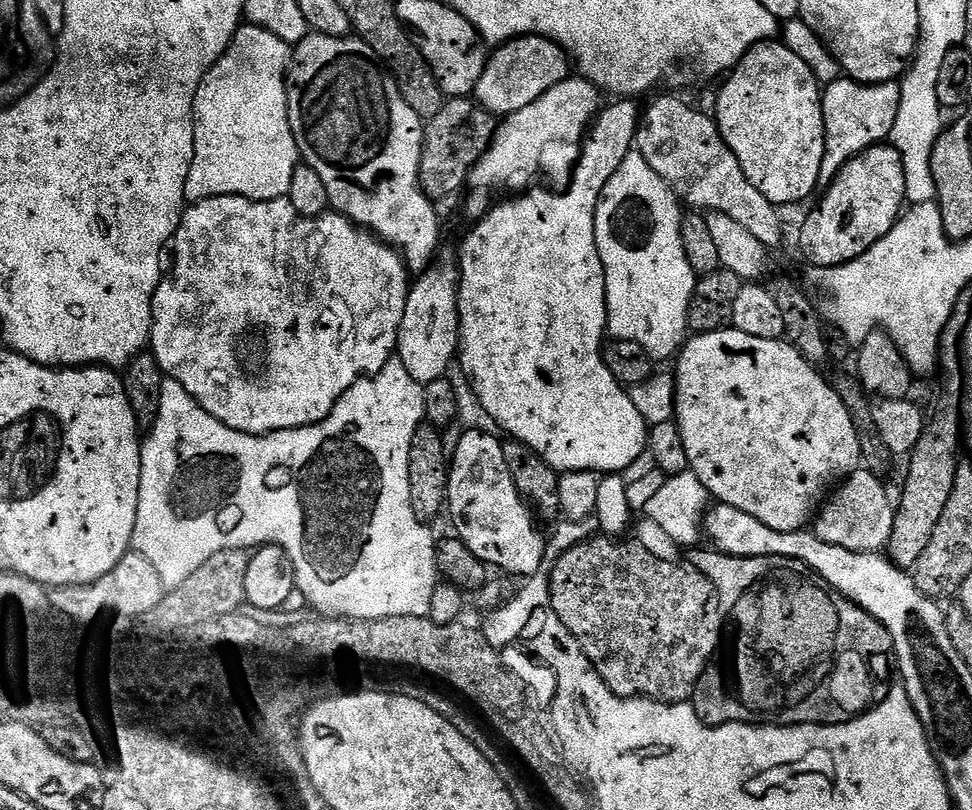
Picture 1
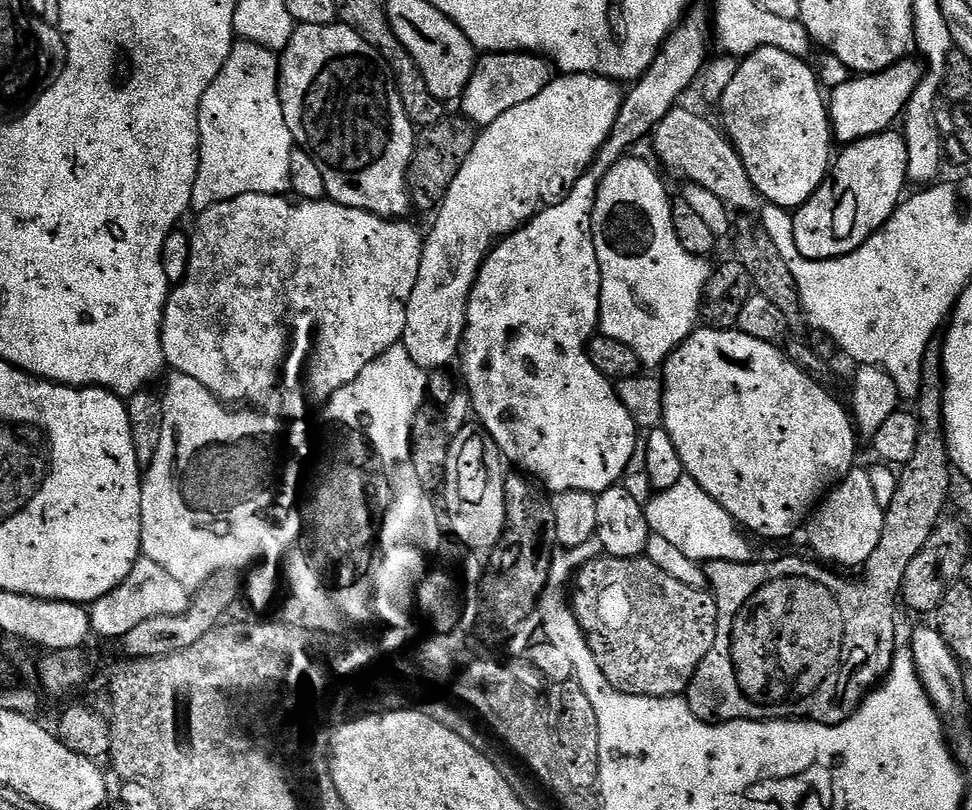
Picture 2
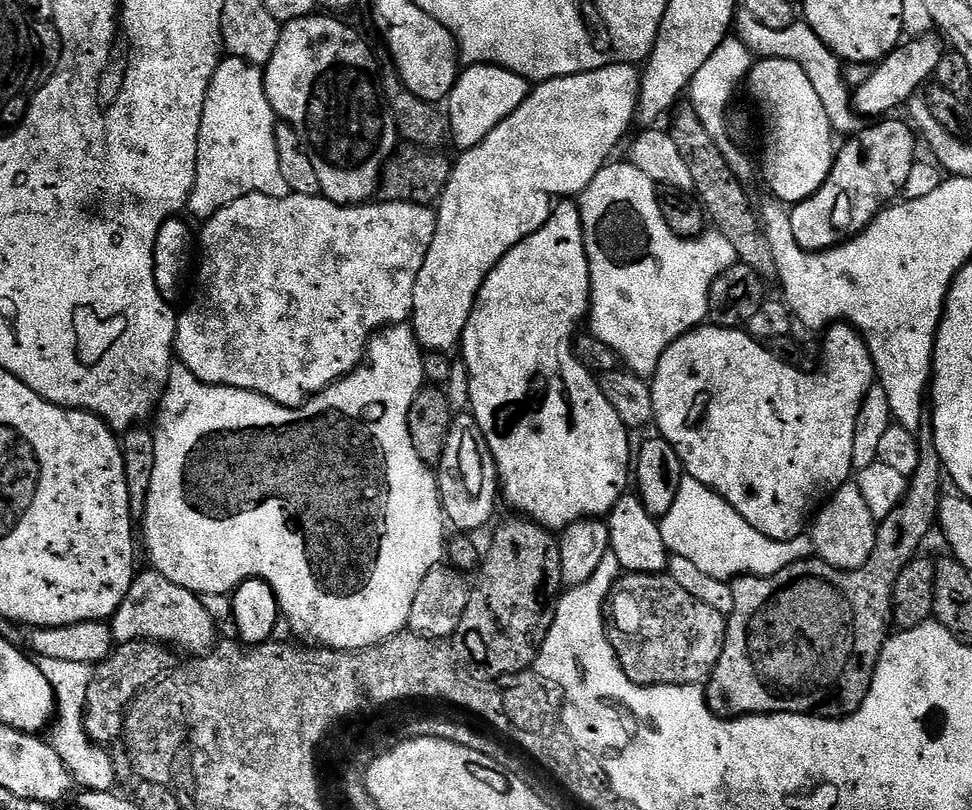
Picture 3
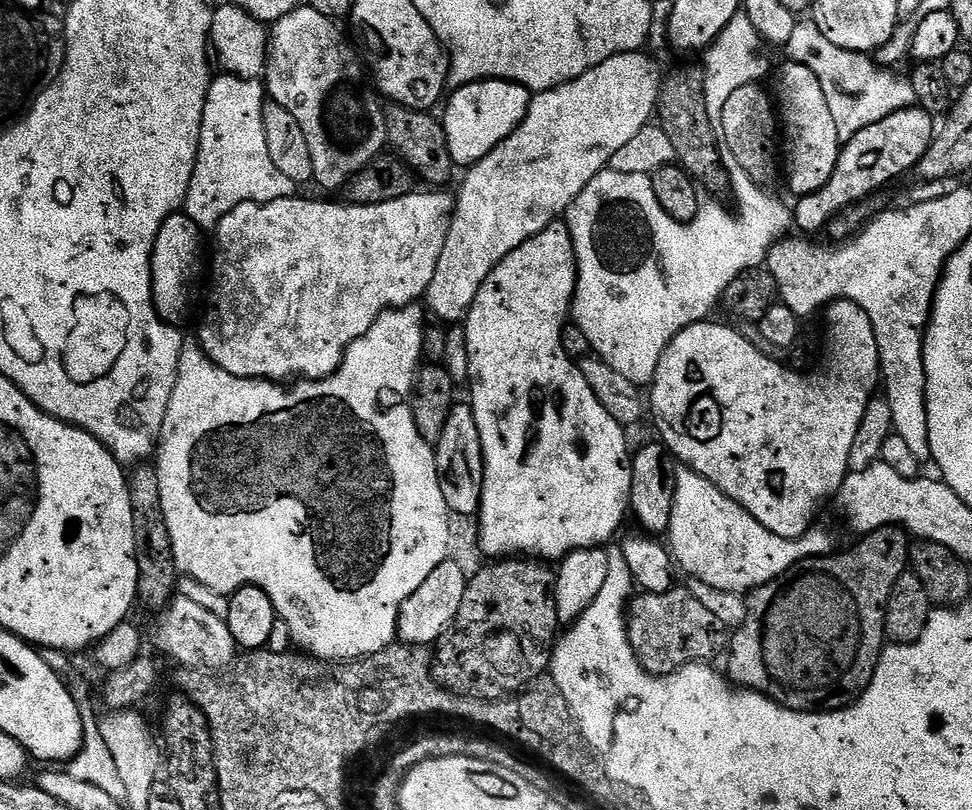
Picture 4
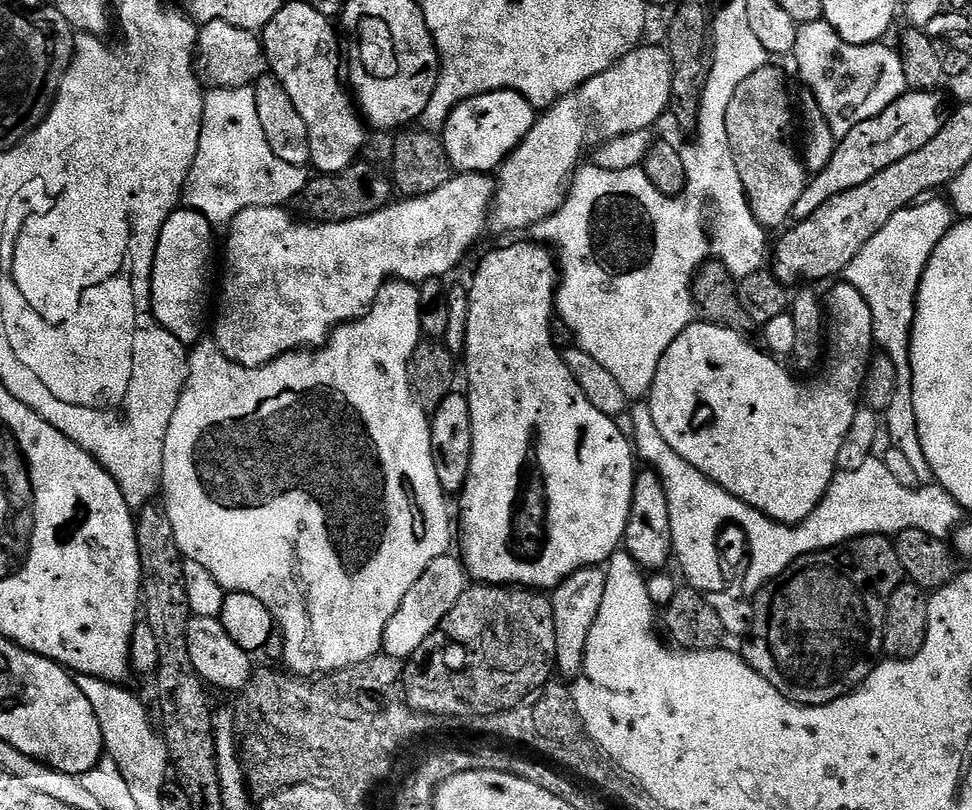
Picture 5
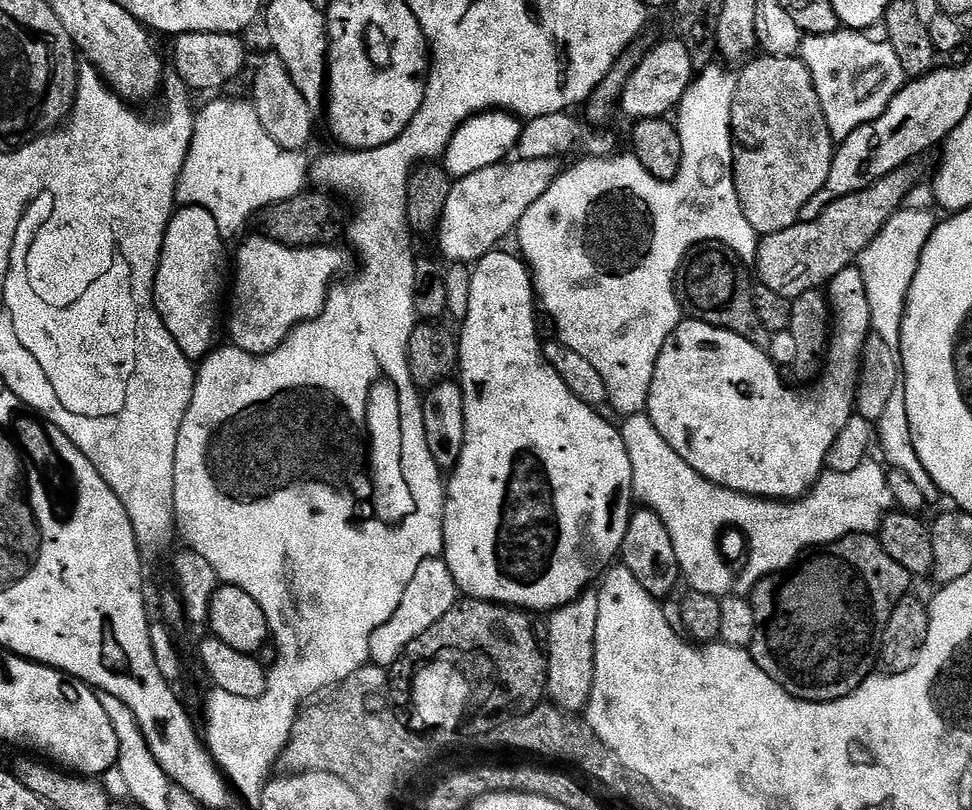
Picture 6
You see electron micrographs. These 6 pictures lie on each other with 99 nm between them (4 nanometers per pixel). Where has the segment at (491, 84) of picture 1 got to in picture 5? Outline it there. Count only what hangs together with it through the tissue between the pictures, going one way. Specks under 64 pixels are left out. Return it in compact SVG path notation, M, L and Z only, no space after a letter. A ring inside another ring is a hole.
M509 88L478 94L462 102L450 114L442 129L444 149L453 169L457 173L495 173L504 159L523 142L526 134L530 134L537 115L538 110L529 100Z

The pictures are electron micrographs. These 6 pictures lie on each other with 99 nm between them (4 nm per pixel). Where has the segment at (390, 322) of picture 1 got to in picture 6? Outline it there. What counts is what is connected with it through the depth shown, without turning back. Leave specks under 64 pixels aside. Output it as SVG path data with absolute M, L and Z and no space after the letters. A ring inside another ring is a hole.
M512 158L502 164L486 166L486 170L478 170L478 174L459 177L452 185L450 198L446 198L446 210L440 219L439 255L445 261L472 266L486 253L499 249L503 245L500 243L515 233L522 214L526 214L526 210L530 210L546 190L550 190L562 171L560 162L556 158ZM253 234L244 245L236 252L236 281L231 281L230 296L232 292L232 313L228 316L228 332L232 335L231 343L235 347L246 350L251 356L265 356L267 352L272 352L288 337L299 324L306 323L307 320L312 320L319 316L320 311L324 309L324 303L328 300L328 289L332 287L336 276L344 268L344 256L336 249L336 246L321 246L318 248L291 248L290 246L282 246L278 242L268 239L267 236Z

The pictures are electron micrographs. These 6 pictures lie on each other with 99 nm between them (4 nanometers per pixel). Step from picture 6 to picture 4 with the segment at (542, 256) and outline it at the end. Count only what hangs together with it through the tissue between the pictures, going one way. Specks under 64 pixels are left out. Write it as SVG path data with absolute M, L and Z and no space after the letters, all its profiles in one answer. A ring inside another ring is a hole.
M737 14L730 18L726 30L718 34L718 38L706 52L706 57L708 56L708 64L706 63L704 68L706 106L712 111L713 117L720 117L722 106L726 106L726 98L730 98L730 94L738 90L738 86L763 81L763 76L768 72L767 50L769 51L766 42L758 34L758 30L754 30L754 22L750 22L748 16ZM733 163L730 168L730 192L736 195L736 212L735 216L732 212L727 212L720 205L720 202L712 202L716 204L701 203L698 214L690 221L675 220L670 218L670 214L666 214L666 210L662 210L662 206L658 206L658 198L654 198L654 186L652 185L651 176L643 176L642 174L618 174L611 170L599 172L592 181L582 190L582 194L578 194L578 198L566 213L566 223L568 225L568 233L572 235L572 245L576 251L576 293L572 299L571 319L582 330L582 334L586 334L586 342L590 342L592 352L599 359L606 362L606 366L610 366L614 370L618 370L618 374L622 374L638 386L651 385L654 374L658 370L658 362L662 362L662 354L666 350L668 343L676 337L682 330L686 330L692 324L699 324L707 321L708 316L712 312L715 304L721 303L726 286L730 286L730 282L734 282L734 278L738 278L738 274L742 274L751 268L759 268L767 261L768 252L772 245L785 239L789 235L788 231L794 228L794 212L791 207L788 208L776 196L764 192L761 185L755 184L750 178L750 174L746 174L746 170L742 170L742 166Z

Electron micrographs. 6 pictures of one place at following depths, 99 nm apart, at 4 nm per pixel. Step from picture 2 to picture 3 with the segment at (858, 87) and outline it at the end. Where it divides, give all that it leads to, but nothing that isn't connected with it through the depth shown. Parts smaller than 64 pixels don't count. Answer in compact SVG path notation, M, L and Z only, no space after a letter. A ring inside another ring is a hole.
M936 34L908 38L897 44L889 56L885 56L869 71L873 72L861 82L860 89L855 89L854 107L857 113L864 118L884 118L895 113L892 111L896 107L904 106L911 96L917 95L935 77L938 62L944 57L945 51L941 37Z

